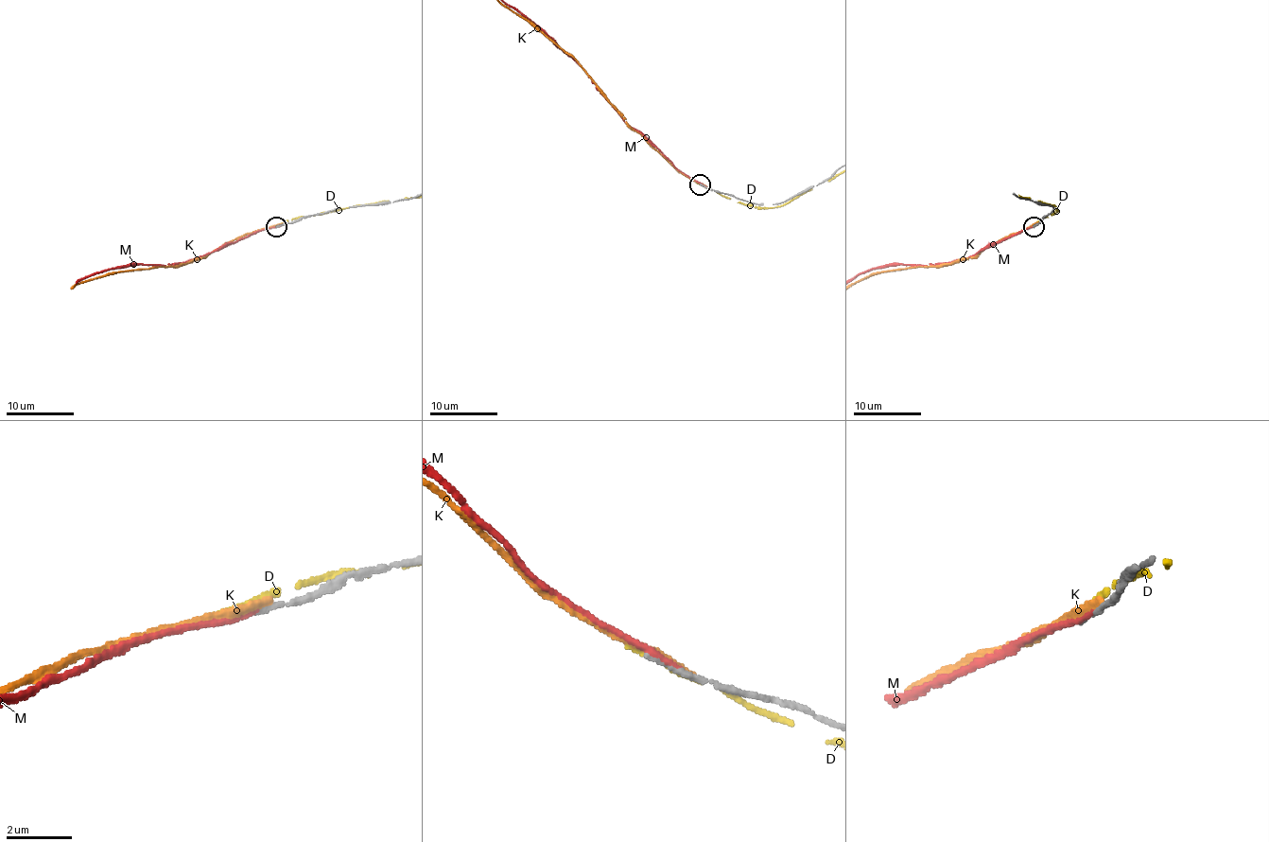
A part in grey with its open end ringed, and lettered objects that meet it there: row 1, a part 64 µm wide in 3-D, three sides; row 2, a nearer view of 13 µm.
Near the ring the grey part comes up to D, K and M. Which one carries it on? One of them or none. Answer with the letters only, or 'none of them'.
none of them

